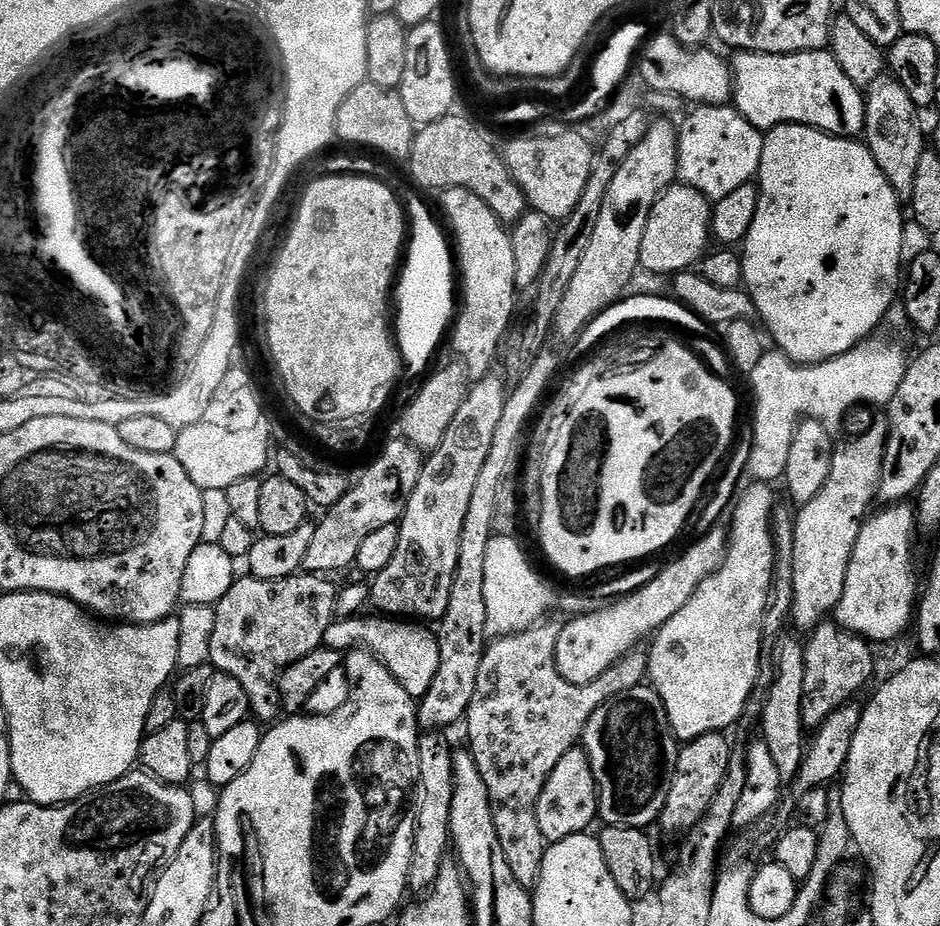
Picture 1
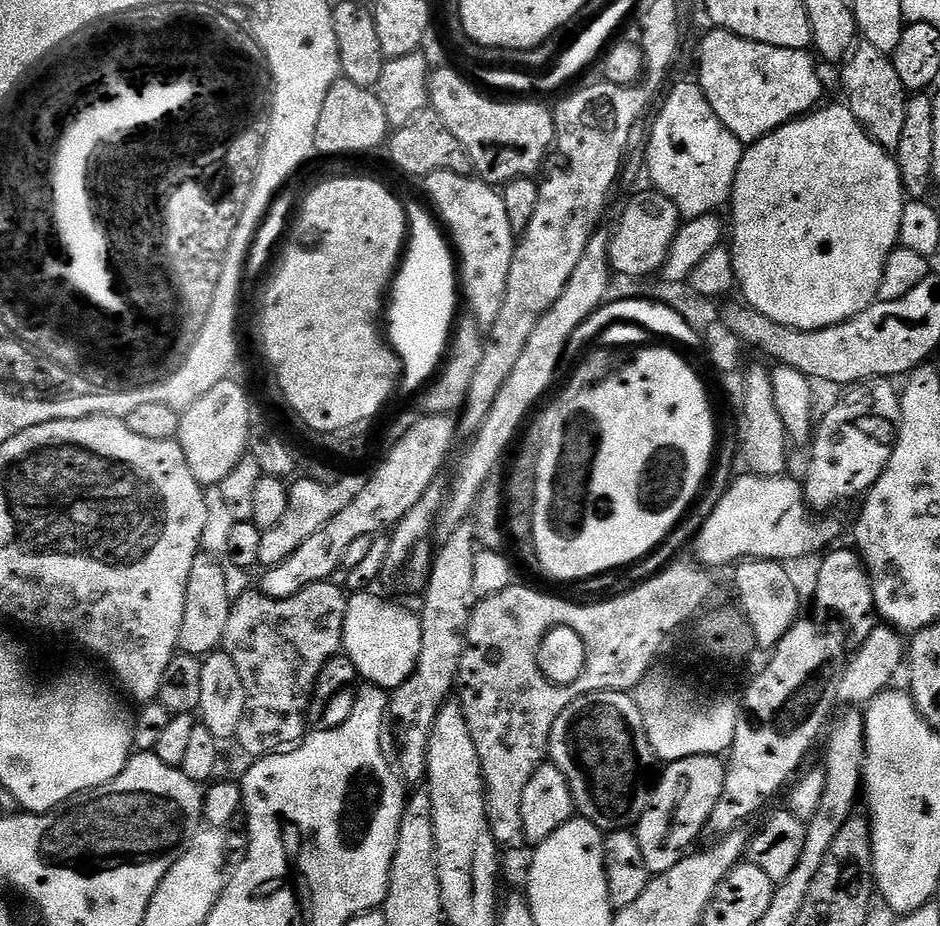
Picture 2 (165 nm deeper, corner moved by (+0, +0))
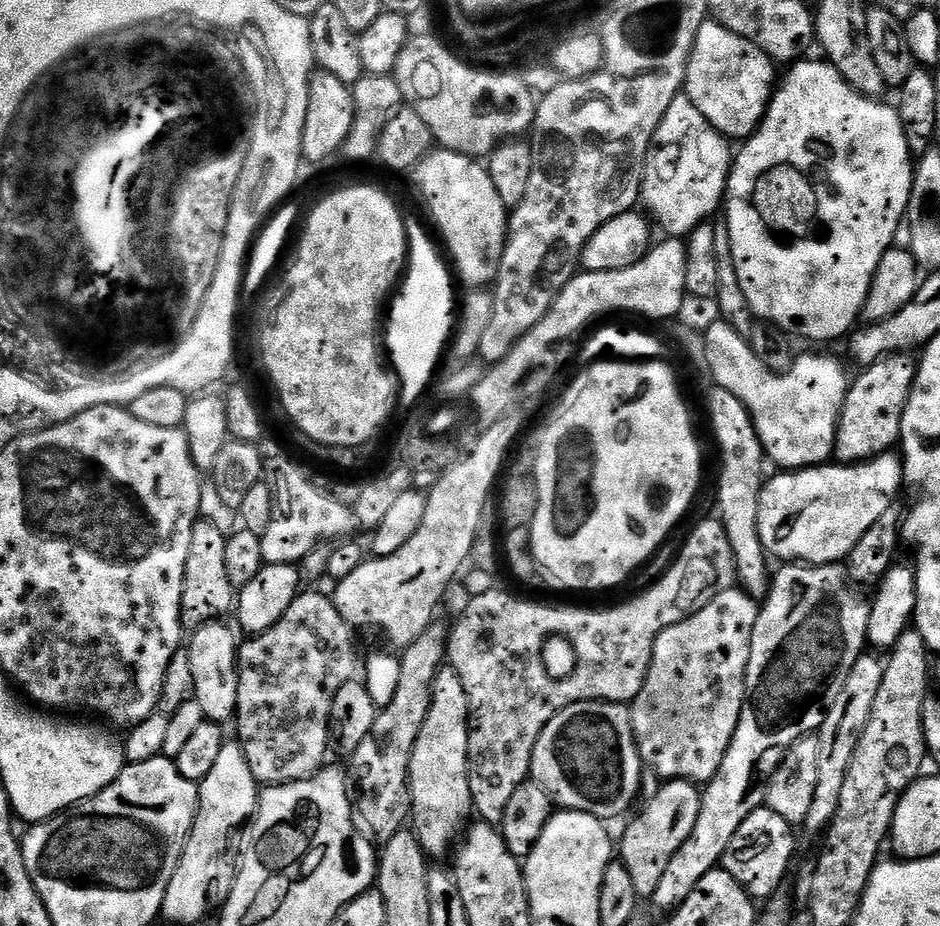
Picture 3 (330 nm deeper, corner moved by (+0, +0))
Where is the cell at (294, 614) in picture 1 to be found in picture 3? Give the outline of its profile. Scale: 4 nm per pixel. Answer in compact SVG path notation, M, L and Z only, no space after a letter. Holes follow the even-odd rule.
M304 590L296 595L290 610L286 610L286 614L282 614L282 618L278 622L274 622L274 626L270 626L265 632L255 633L251 638L248 638L245 644L243 641L239 645L236 662L238 702L236 703L234 725L236 724L236 732L240 735L238 737L240 749L246 754L246 762L250 766L250 774L254 774L257 785L271 786L298 782L316 775L321 768L325 767L326 760L324 760L324 755L329 755L330 752L328 723L330 722L330 710L334 706L334 694L338 694L338 690L342 690L342 686L346 686L346 682L350 682L357 675L356 640L352 635L354 635L354 629L352 625L346 622L346 618L342 618L342 614L337 610L336 601L333 597L323 596L321 592L315 590Z

